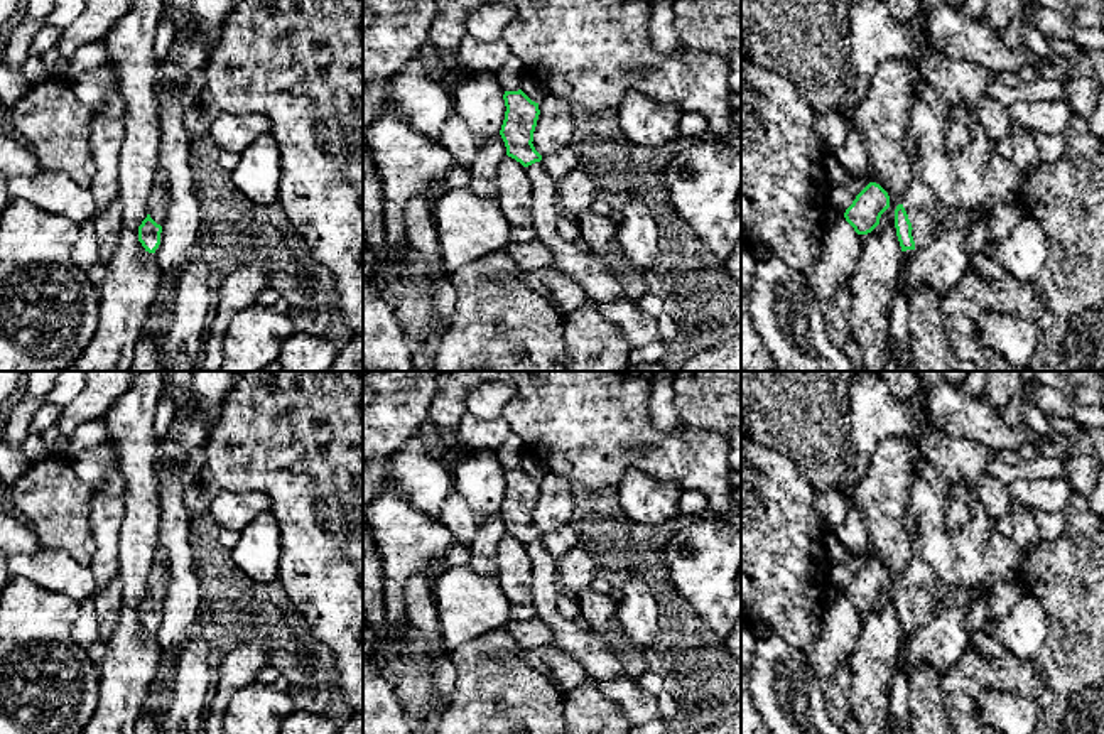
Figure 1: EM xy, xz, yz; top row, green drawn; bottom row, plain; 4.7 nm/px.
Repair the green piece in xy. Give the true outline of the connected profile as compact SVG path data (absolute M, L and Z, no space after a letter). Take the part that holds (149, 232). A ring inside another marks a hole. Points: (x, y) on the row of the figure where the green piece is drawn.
M154 186L149 196L149 214L138 226L138 241L149 253L155 253L160 245L162 223L167 216L169 192Z

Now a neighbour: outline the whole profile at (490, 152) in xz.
M500 133L476 145L476 154L469 165L471 169L469 189L476 196L484 199L498 197L496 192L498 165L505 157L506 147Z

